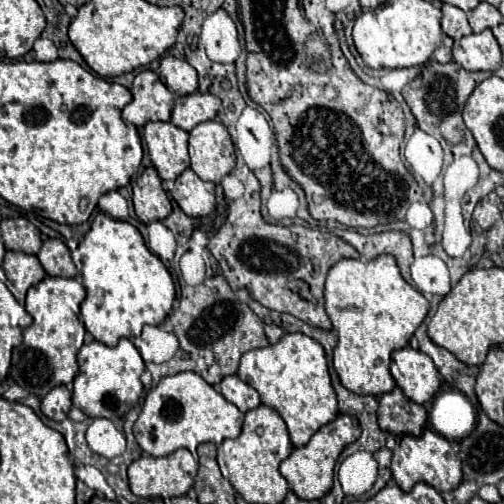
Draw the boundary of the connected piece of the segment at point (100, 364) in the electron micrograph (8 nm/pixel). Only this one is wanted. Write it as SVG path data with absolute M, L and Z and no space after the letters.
M122 338L114 348L108 348L96 340L84 344L78 352L78 364L80 372L74 378L72 404L86 416L116 420L122 418L140 398L144 388L140 382L140 374L144 372L144 360L128 338Z

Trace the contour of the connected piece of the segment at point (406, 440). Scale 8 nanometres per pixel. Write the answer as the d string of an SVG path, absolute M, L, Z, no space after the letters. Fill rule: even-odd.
M426 428L420 436L406 434L402 437L398 450L394 450L392 476L404 492L410 492L414 488L414 484L418 484L418 482L426 482L432 488L436 488L438 492L450 492L462 482L462 461L452 450L452 446L446 438L442 438L438 432Z

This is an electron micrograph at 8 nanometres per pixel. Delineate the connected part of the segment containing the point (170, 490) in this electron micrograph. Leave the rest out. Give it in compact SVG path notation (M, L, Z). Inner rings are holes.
M186 448L176 450L176 452L172 452L168 456L162 456L162 458L142 454L138 460L134 460L128 466L130 490L136 496L142 496L142 498L170 500L170 498L176 498L176 496L184 496L193 487L196 472L198 472L198 460Z

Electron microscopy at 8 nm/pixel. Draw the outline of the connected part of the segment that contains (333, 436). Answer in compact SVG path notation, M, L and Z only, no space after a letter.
M340 414L336 420L332 420L330 424L322 426L306 446L302 448L294 448L292 454L280 464L280 472L286 478L290 490L302 498L302 500L318 500L322 496L326 496L330 492L332 480L334 480L334 464L340 456L340 452L358 440L360 434L360 424L356 418Z

